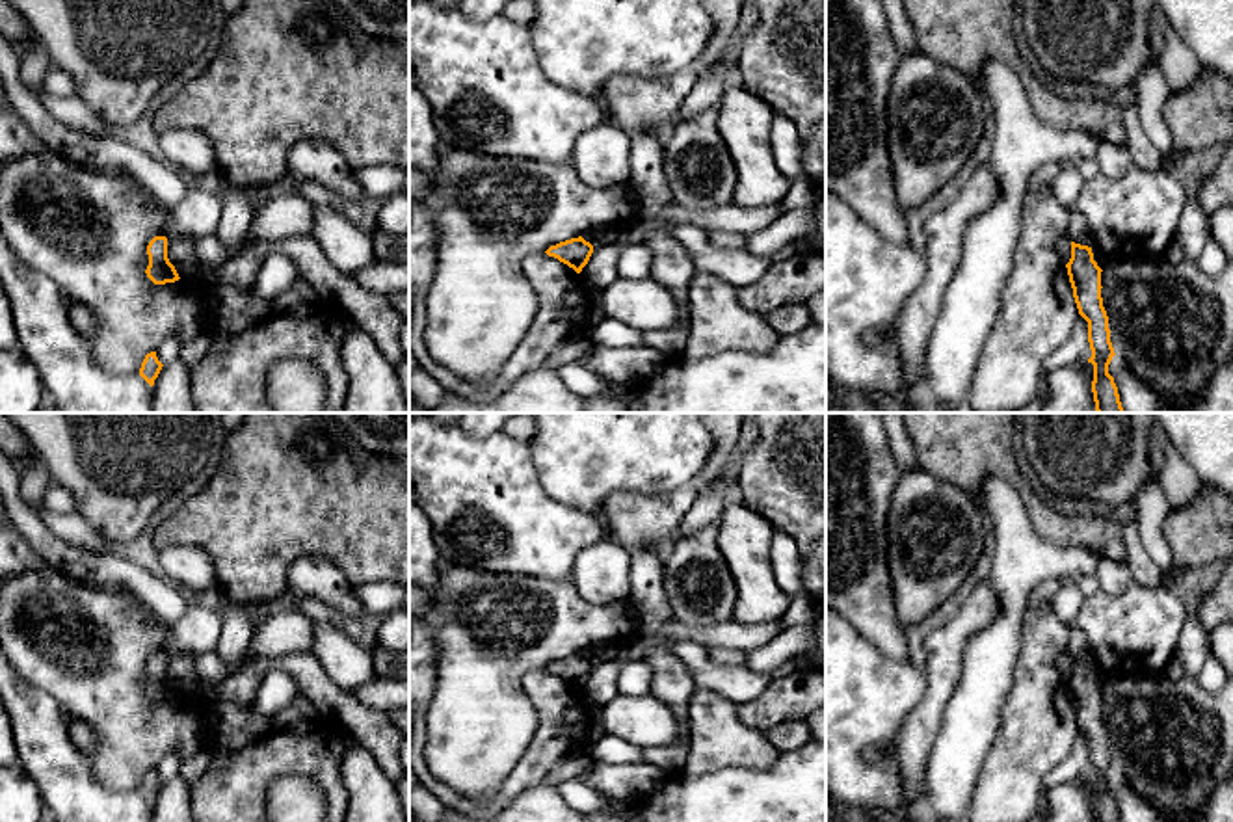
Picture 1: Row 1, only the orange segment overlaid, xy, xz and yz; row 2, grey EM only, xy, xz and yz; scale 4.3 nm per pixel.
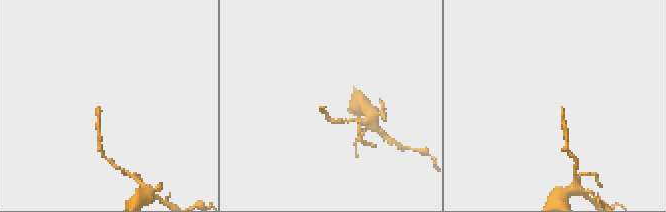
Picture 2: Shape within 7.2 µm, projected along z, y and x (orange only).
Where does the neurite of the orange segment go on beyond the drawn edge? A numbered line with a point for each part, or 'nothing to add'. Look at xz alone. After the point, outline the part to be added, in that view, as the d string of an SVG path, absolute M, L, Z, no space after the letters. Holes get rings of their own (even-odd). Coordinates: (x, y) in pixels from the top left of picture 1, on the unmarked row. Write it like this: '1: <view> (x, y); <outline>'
nothing to add

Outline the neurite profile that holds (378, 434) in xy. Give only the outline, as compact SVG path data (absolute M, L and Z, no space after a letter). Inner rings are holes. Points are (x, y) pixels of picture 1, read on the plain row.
M329 413L368 456L409 459L409 413Z

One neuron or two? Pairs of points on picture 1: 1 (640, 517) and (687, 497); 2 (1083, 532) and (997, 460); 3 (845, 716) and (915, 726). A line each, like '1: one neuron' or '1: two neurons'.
1: one neuron
2: one neuron
3: two neurons

